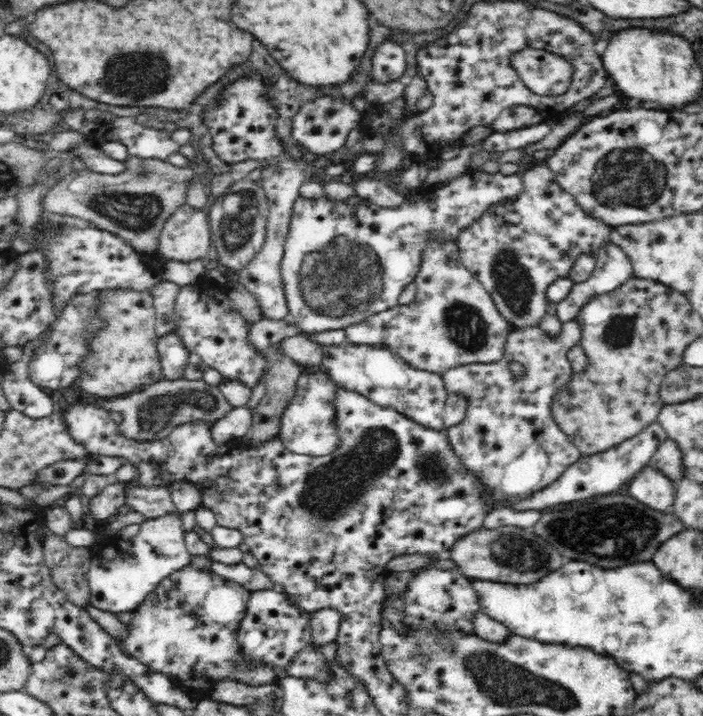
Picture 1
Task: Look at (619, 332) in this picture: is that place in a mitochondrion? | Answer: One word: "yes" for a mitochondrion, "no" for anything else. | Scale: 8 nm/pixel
yes

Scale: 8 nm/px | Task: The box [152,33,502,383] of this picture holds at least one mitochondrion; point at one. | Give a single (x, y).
(340, 277)

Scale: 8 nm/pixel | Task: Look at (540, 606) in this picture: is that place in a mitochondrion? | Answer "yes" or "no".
no

